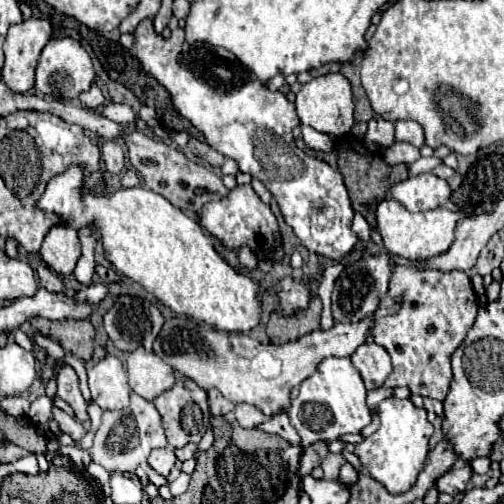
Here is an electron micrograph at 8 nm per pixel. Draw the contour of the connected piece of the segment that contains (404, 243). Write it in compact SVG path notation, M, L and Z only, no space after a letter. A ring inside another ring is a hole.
M385 199L377 207L377 231L381 233L383 243L385 243L385 249L391 255L399 255L399 257L409 259L409 261L421 261L421 259L429 259L429 257L435 257L435 255L443 255L453 245L455 227L457 227L457 223L461 219L475 217L475 215L479 215L483 211L489 213L489 211L493 211L493 207L495 207L495 203L493 201L487 201L481 207L473 209L471 213L465 213L465 211L449 211L449 209L443 209L443 207L431 209L431 211L411 213L405 207L401 207L397 201Z

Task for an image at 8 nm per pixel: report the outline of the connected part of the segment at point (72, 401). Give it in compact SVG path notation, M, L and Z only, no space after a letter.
M63 365L59 375L57 375L57 395L71 405L77 421L87 421L89 419L87 401L81 395L79 379L77 379L75 371L69 365Z

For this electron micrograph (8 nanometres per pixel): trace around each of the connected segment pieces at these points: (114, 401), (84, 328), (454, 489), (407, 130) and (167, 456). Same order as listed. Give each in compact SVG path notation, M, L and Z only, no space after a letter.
M107 355L105 359L101 359L99 363L89 363L87 365L87 375L89 375L89 389L91 389L91 397L93 401L101 407L101 409L125 409L129 405L129 395L131 389L127 385L127 373L121 365L121 361L115 355Z
M37 317L37 319L31 321L31 325L39 333L43 333L45 337L57 341L65 351L73 353L75 357L79 357L83 361L91 361L95 329L89 323L89 319L51 321L51 319Z
M457 463L435 481L435 487L439 493L447 493L447 495L455 497L457 493L465 491L467 483L471 481L471 475L473 475L473 469L467 463L463 463L463 465Z
M397 121L395 123L395 139L397 141L407 141L415 147L421 147L425 143L423 129L417 121Z
M163 447L163 449L153 449L149 455L149 465L163 477L167 477L171 473L171 469L175 467L175 453L171 447Z

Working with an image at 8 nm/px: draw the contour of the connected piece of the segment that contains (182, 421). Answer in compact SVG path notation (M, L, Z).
M191 379L177 381L171 389L163 391L159 397L155 397L153 405L161 413L163 429L165 429L165 435L167 435L167 441L169 441L171 447L181 449L189 441L201 441L201 437L203 437L203 433L207 431L207 425L209 425L207 393L201 387L197 387Z

